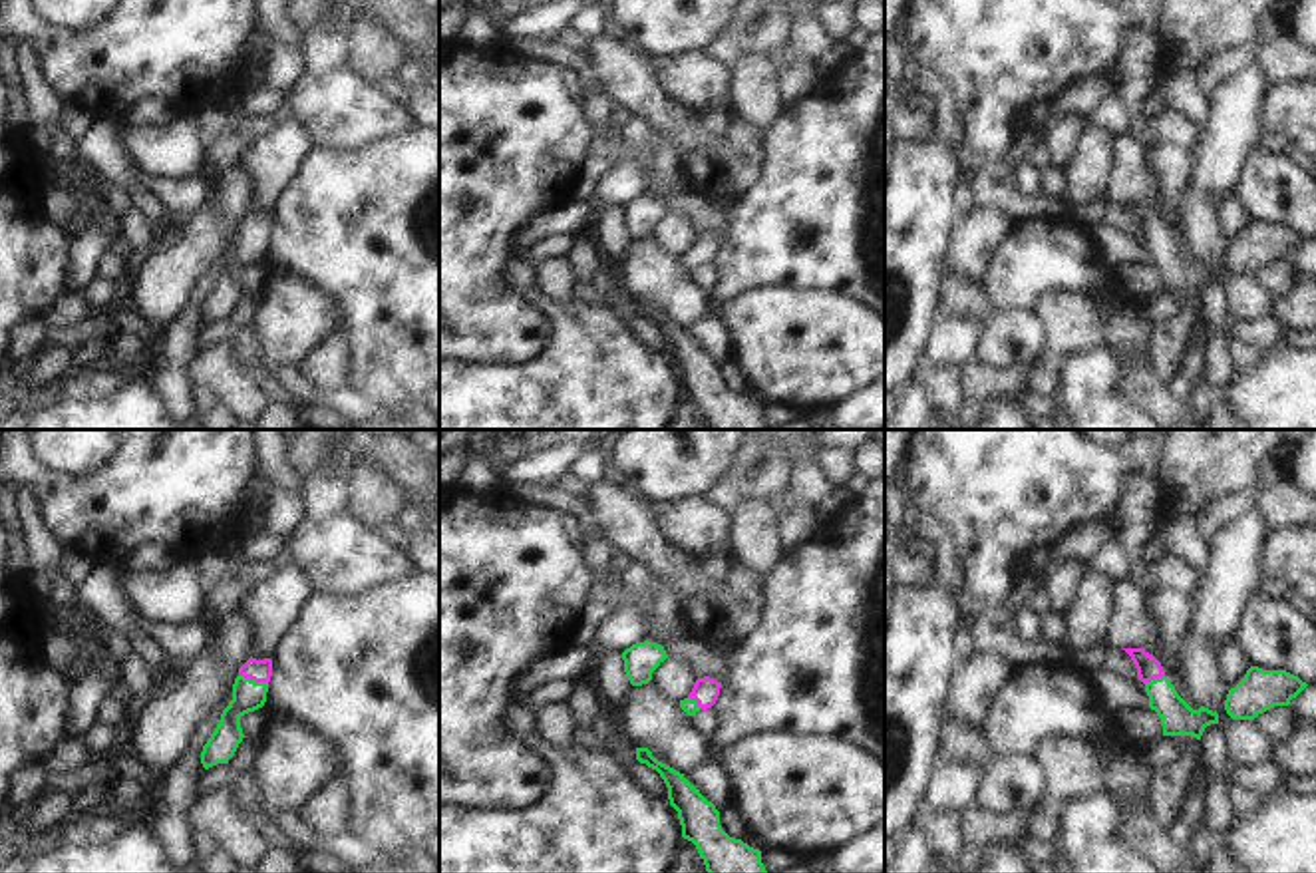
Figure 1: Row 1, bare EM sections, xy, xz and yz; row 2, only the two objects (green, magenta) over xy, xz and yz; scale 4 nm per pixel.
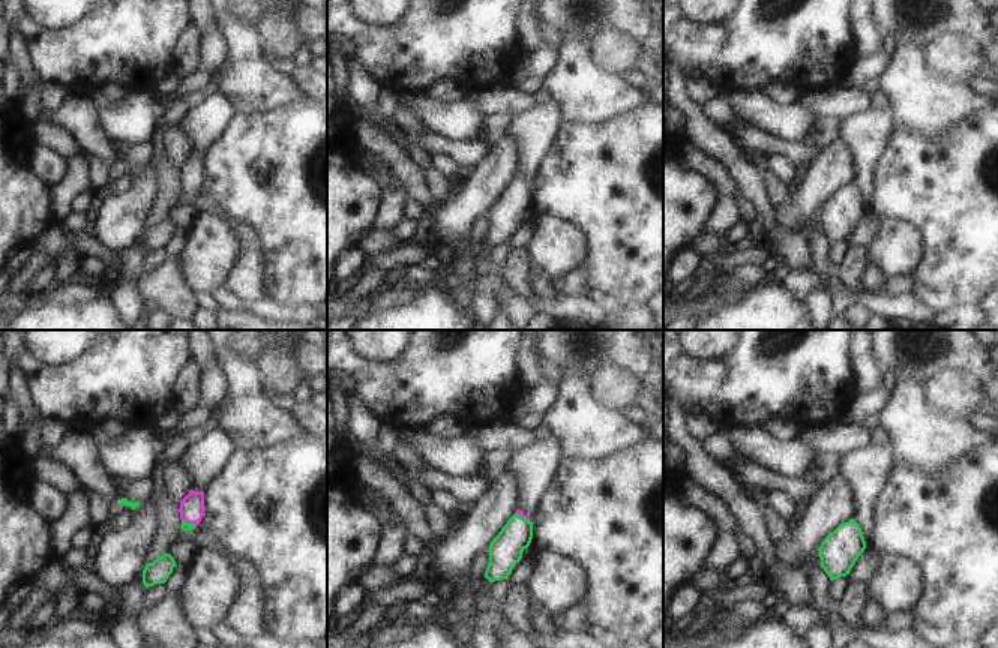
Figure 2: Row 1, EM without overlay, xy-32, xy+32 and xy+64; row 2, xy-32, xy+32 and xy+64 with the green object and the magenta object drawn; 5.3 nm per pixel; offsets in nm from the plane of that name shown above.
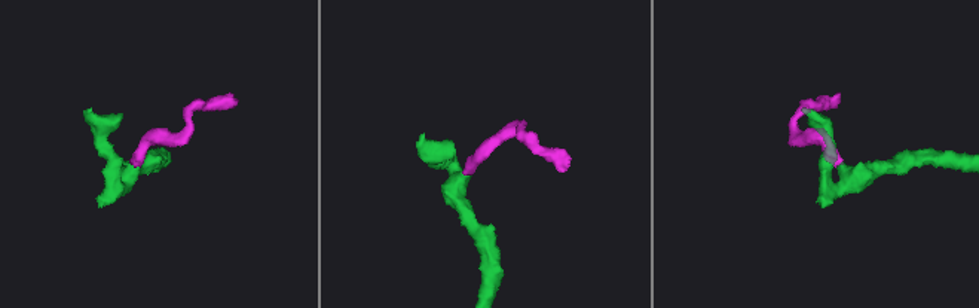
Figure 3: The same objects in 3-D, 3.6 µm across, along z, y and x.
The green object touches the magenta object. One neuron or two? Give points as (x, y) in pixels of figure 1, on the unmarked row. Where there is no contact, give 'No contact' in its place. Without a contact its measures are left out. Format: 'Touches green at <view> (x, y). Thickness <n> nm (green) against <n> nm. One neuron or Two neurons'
Touches green at xy (253, 235). Thickness 130 nm (green) against 90 nm. One neuron.

